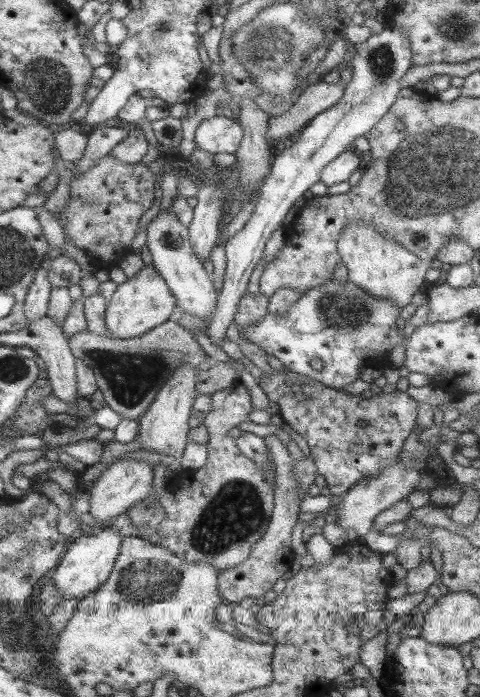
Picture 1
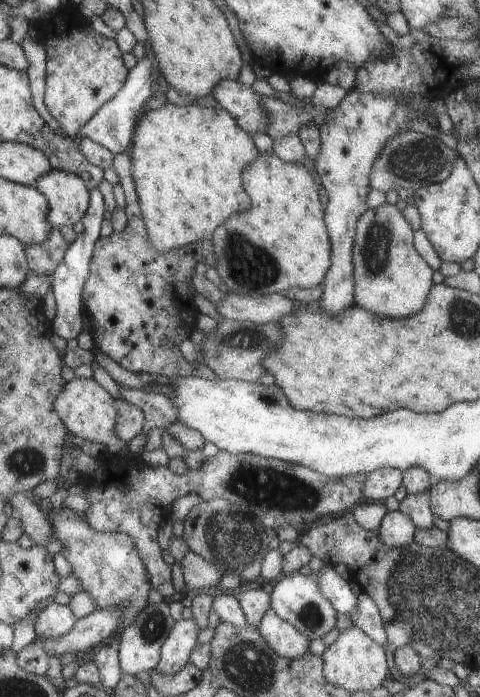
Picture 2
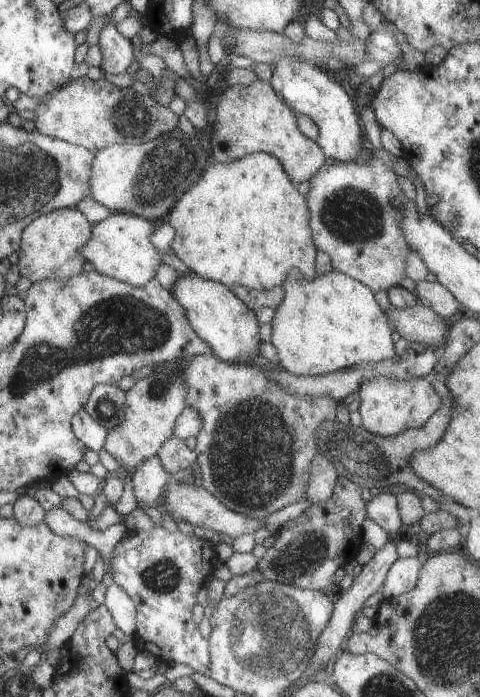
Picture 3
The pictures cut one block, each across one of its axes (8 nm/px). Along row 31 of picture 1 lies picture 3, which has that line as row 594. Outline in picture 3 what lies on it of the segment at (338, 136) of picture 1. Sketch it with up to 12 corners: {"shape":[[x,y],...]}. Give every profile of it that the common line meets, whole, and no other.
{"shape":[[420,555],[397,557],[379,586],[381,601],[415,586]]}

